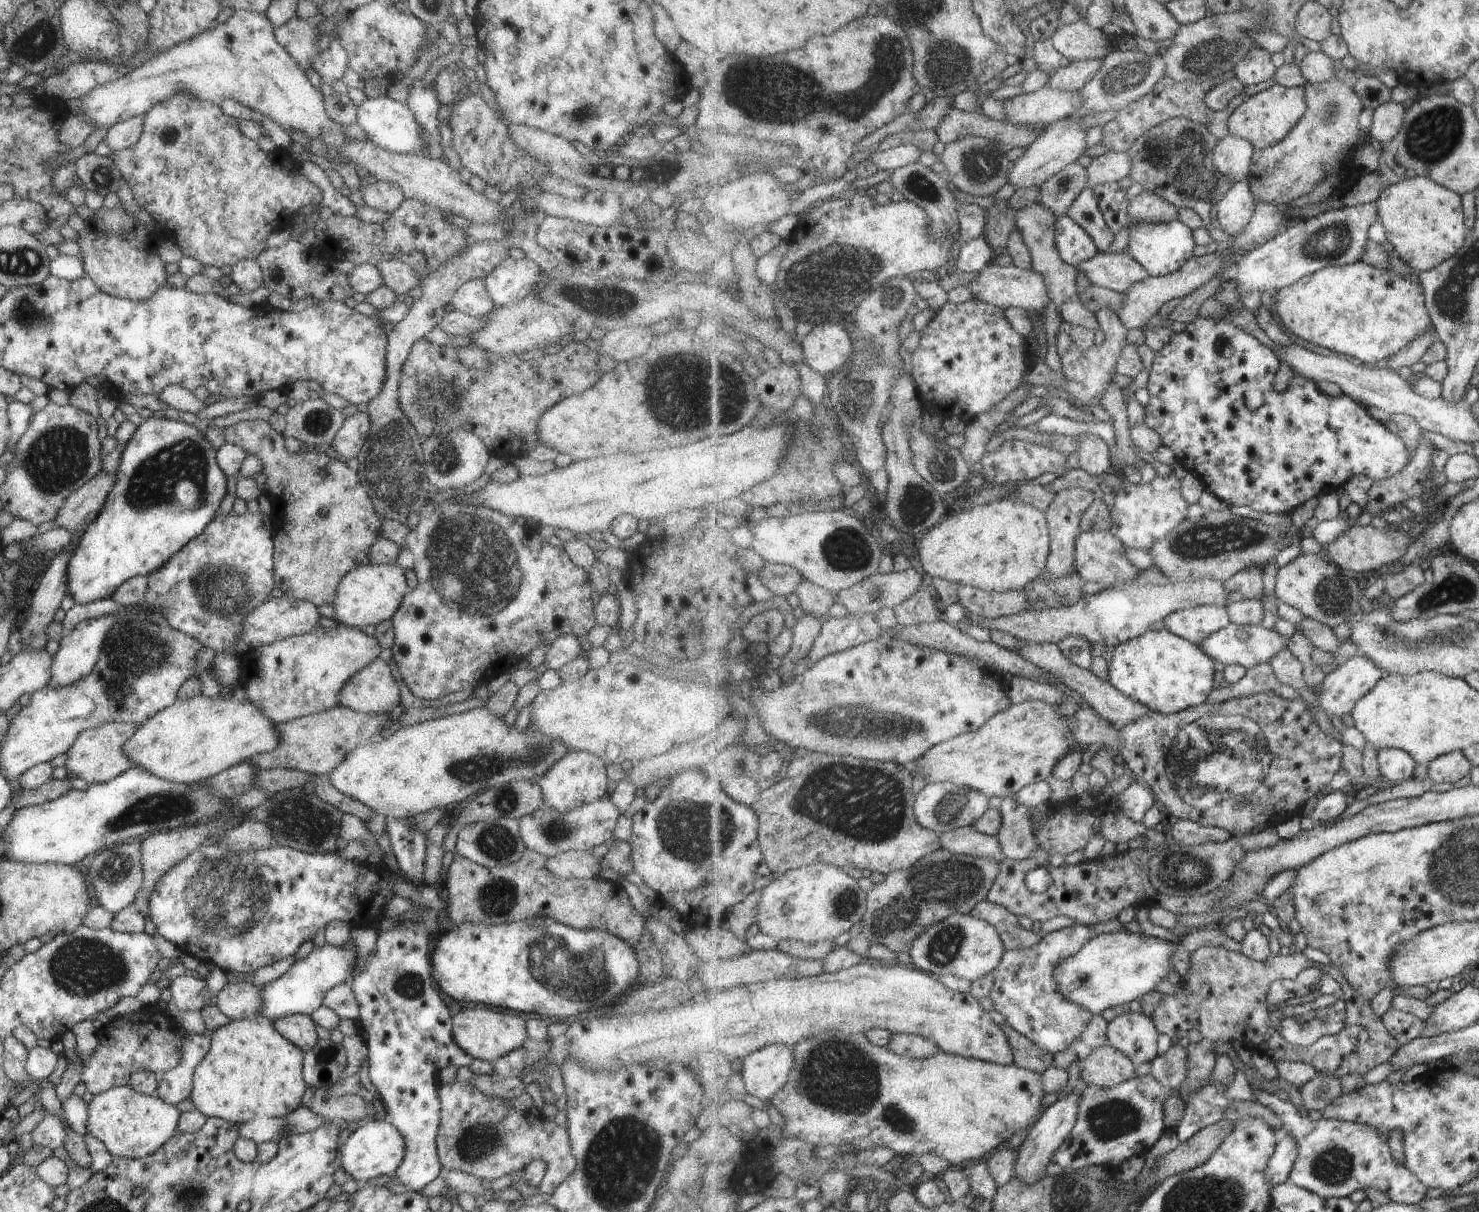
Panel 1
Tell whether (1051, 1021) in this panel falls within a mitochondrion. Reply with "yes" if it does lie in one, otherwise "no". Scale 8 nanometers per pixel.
yes

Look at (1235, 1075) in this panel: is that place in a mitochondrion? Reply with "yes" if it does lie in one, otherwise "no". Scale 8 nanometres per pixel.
no

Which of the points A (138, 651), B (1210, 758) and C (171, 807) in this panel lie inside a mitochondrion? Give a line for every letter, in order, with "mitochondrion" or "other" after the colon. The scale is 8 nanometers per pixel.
A: mitochondrion
B: mitochondrion
C: mitochondrion

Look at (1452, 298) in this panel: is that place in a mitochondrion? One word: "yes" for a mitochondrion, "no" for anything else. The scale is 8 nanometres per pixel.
yes

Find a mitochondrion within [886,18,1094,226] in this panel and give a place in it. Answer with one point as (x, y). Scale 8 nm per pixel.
(981, 166)

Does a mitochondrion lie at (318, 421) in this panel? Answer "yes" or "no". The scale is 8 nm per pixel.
yes

